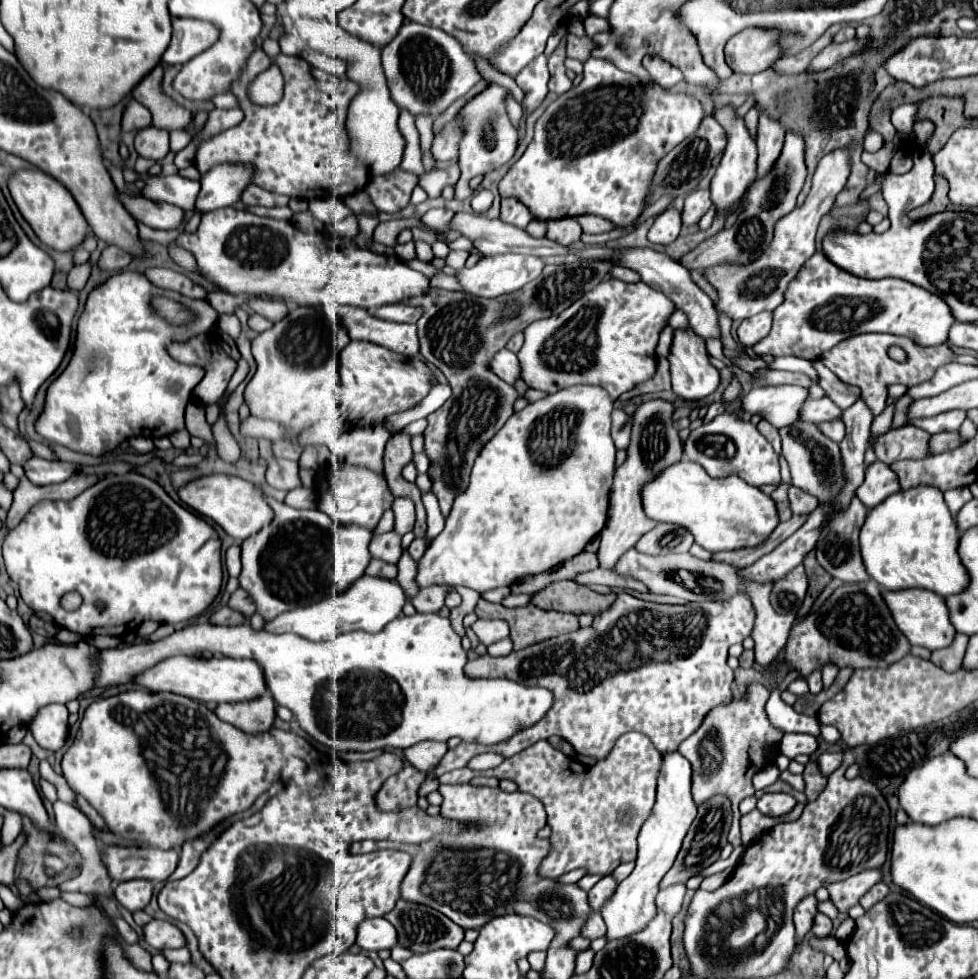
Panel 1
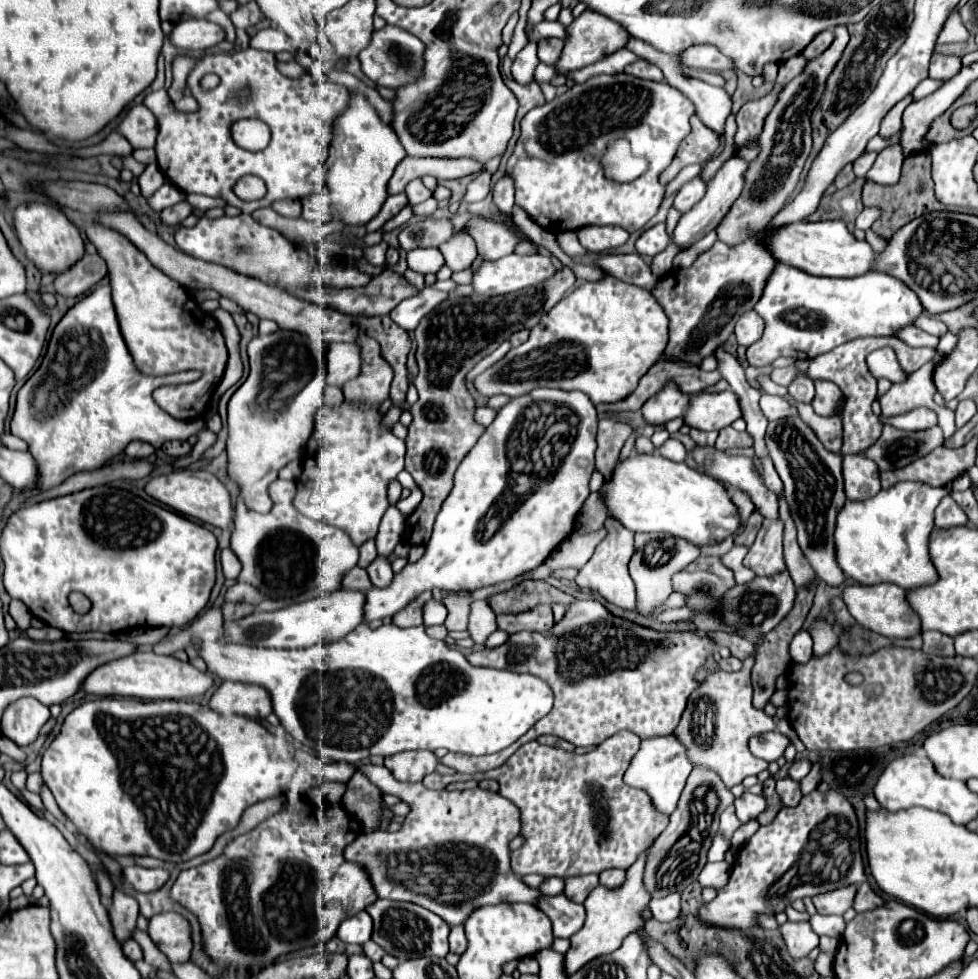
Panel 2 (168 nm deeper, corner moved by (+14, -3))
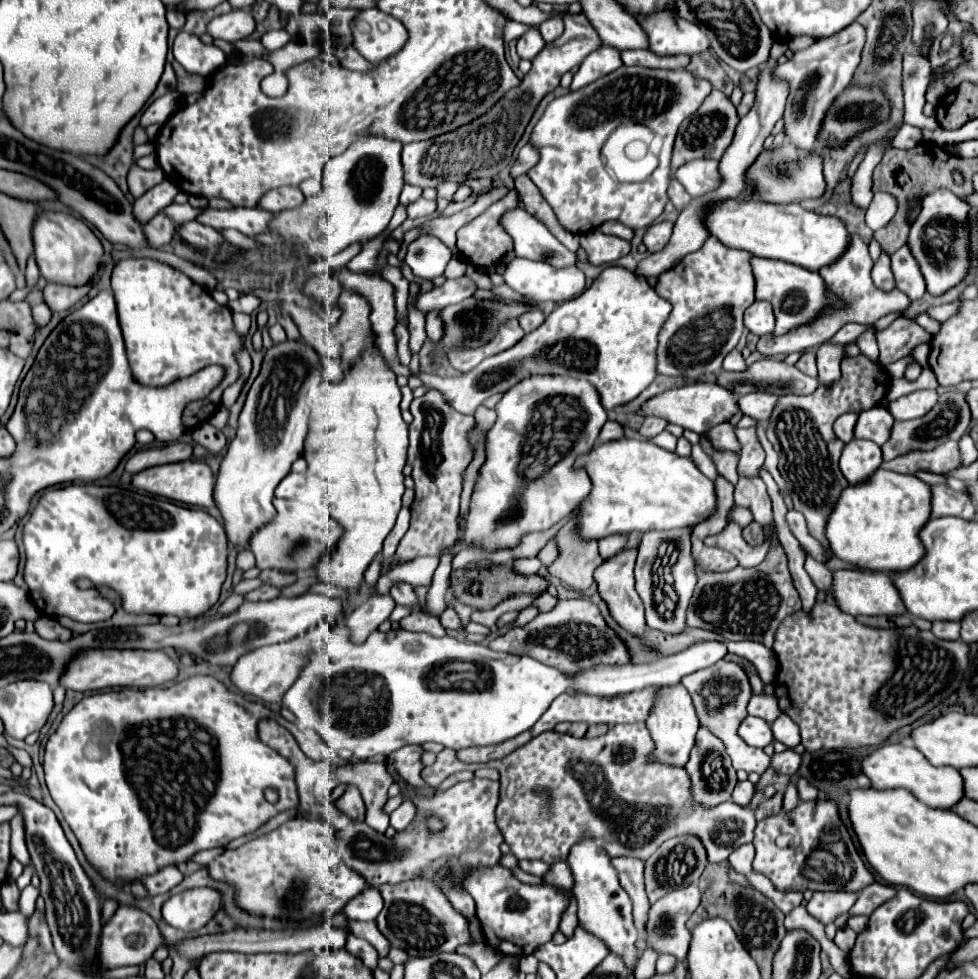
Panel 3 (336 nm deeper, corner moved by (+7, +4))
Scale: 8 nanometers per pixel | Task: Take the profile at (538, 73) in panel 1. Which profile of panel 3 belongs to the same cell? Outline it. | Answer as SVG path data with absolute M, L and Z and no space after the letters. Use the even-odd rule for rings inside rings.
M530 28L524 36L518 38L518 44L516 44L516 50L520 54L520 58L526 58L526 60L532 60L542 48L544 48L544 38L540 36L538 28Z

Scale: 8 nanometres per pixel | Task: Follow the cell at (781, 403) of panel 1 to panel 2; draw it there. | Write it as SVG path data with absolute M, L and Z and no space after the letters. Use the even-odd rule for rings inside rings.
M727 389L721 393L693 395L683 417L689 427L703 431L713 431L713 429L719 431L731 425L741 415L743 413L741 413L739 397L731 389Z

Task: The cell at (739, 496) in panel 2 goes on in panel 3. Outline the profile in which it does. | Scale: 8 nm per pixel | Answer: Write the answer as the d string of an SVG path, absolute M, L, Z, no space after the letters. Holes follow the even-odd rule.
M734 506L732 510L730 510L730 516L732 516L732 520L736 520L740 526L748 526L754 518L752 518L752 512L748 510L748 508L742 508L742 506Z

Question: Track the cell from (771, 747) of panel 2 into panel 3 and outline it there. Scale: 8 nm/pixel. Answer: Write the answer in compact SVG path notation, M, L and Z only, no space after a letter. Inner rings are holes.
M746 716L738 726L738 734L746 744L756 748L764 748L766 744L772 744L774 740L770 726L762 718L756 718L756 716Z

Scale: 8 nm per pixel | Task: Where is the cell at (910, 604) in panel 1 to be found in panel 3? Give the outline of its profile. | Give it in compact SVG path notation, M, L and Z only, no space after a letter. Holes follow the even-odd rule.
M836 570L832 572L832 588L826 592L834 598L836 606L852 616L896 616L906 614L904 602L896 592L892 578L886 572L868 572L868 570Z

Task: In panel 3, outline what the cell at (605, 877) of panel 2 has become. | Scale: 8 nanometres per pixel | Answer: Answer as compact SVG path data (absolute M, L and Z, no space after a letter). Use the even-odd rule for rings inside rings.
M620 856L620 858L612 858L612 864L618 870L620 884L624 886L624 890L628 890L628 894L632 898L636 928L642 930L646 920L648 920L646 914L648 914L648 908L650 908L648 898L646 898L646 890L644 890L644 878L642 878L644 862L638 860L638 858Z

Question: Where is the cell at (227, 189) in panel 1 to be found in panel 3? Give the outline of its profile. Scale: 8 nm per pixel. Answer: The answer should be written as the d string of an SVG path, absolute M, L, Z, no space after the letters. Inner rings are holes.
M156 214L144 226L144 236L146 236L146 242L152 244L152 248L162 248L174 236L174 222L168 216L164 216L164 214Z

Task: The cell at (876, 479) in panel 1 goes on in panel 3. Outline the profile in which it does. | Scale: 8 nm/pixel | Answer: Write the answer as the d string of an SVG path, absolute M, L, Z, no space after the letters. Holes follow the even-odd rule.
M850 440L840 456L840 470L850 484L864 482L882 464L882 450L870 440Z

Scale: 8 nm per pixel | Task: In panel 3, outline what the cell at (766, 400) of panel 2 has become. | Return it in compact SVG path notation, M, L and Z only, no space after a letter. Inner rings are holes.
M752 392L738 398L738 408L744 416L750 416L754 420L766 420L774 410L776 400L778 396L772 396L768 392Z

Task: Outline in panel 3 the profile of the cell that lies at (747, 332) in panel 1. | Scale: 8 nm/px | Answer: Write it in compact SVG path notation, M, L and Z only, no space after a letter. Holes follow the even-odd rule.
M756 300L746 312L744 312L744 324L746 328L756 334L764 336L774 330L774 314L772 314L772 304L766 300Z

